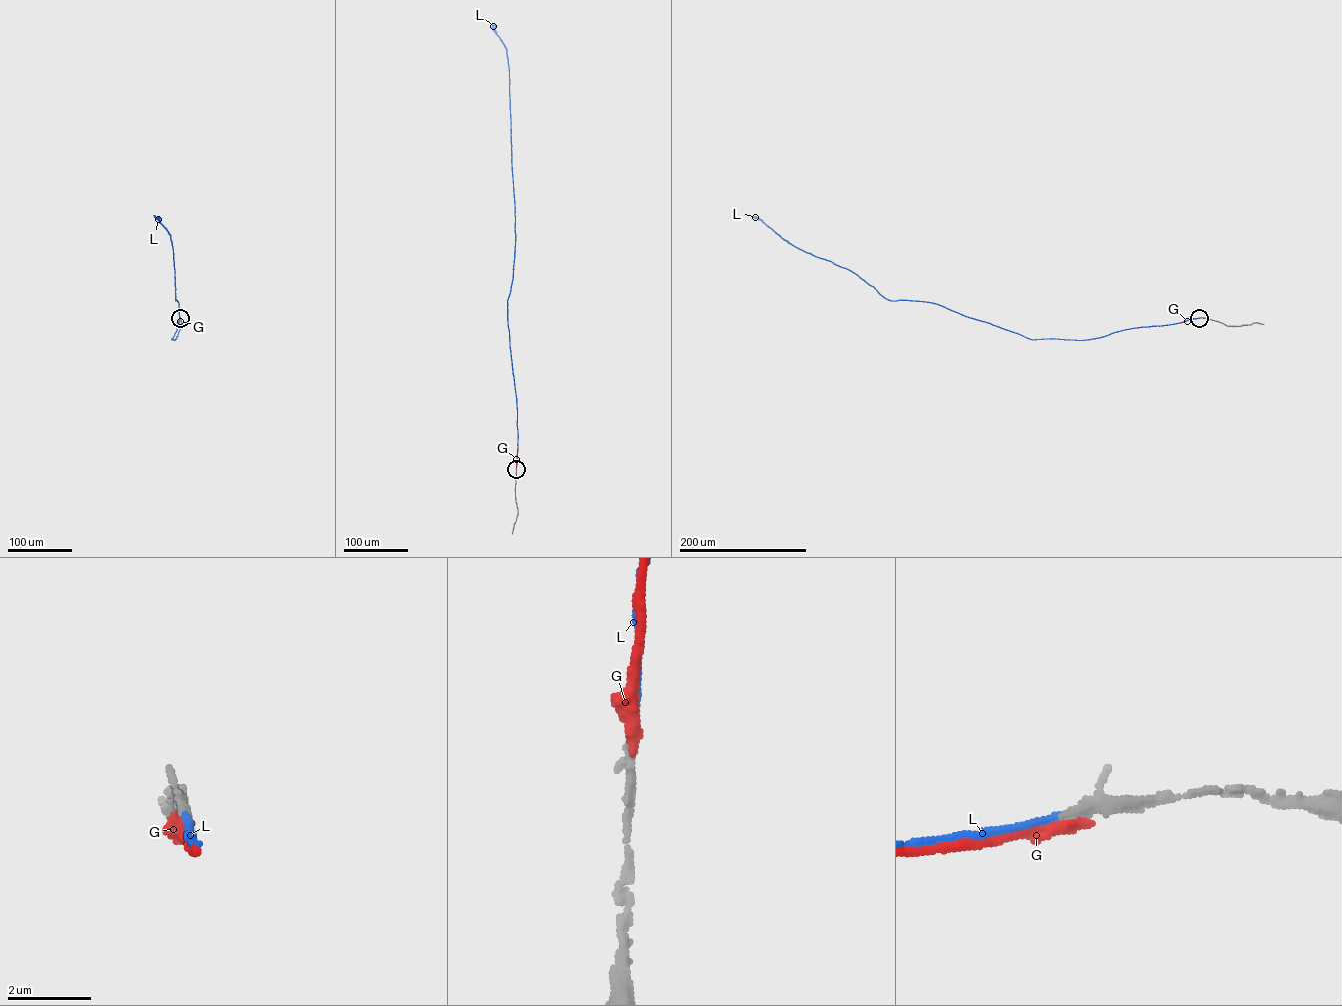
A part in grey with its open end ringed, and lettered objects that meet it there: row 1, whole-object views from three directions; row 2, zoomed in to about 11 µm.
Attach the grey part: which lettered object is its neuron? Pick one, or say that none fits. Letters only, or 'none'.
L

